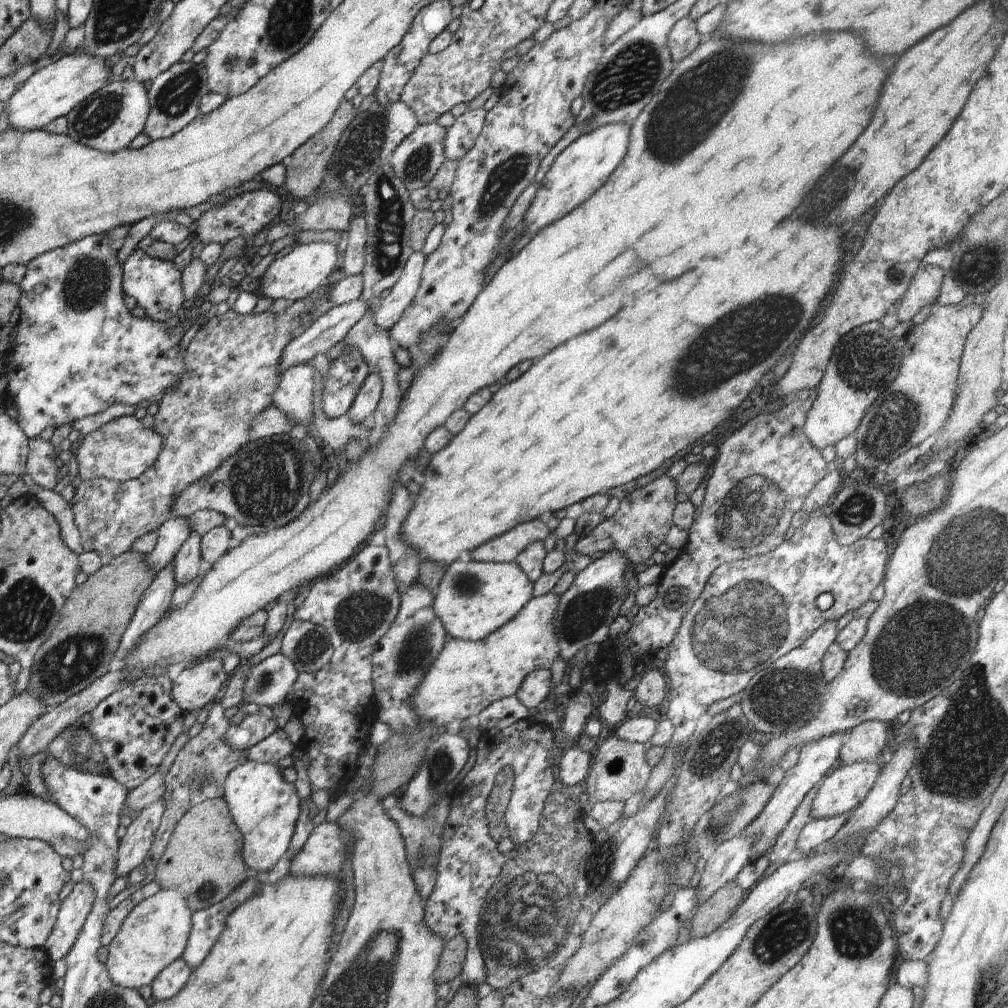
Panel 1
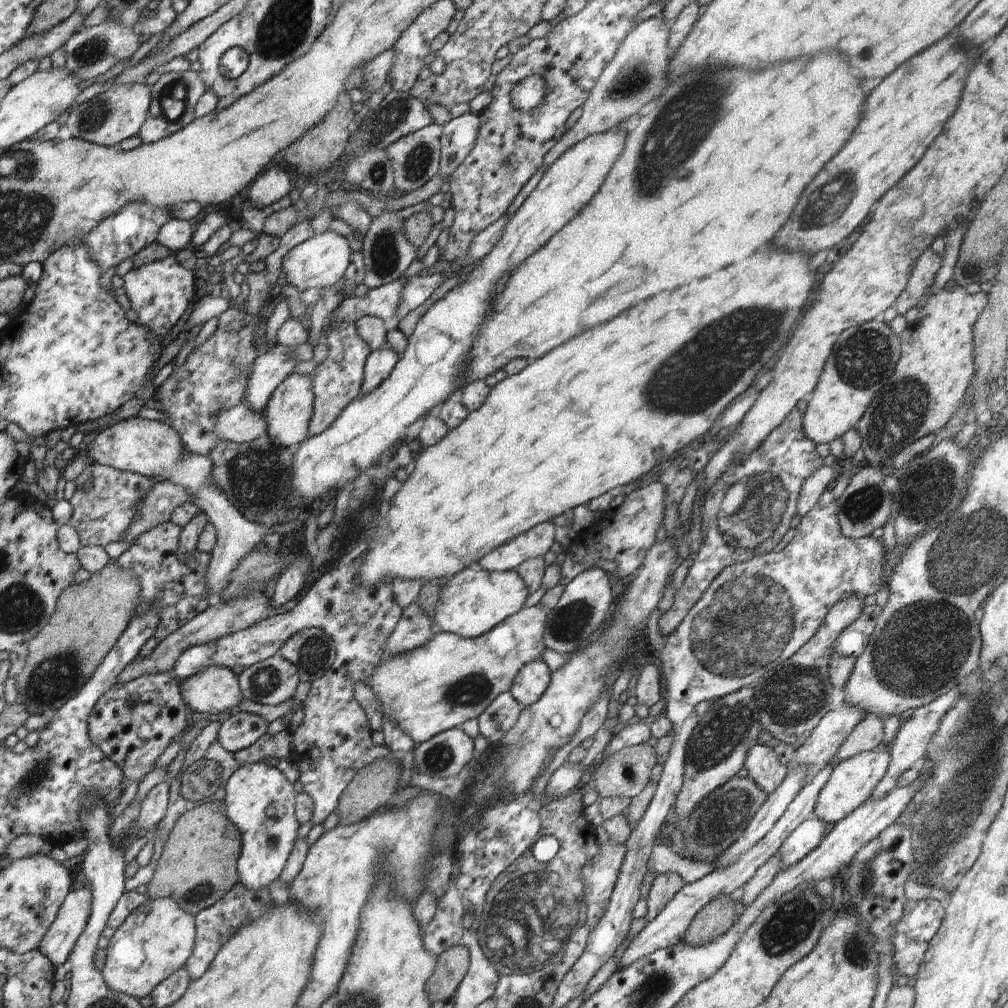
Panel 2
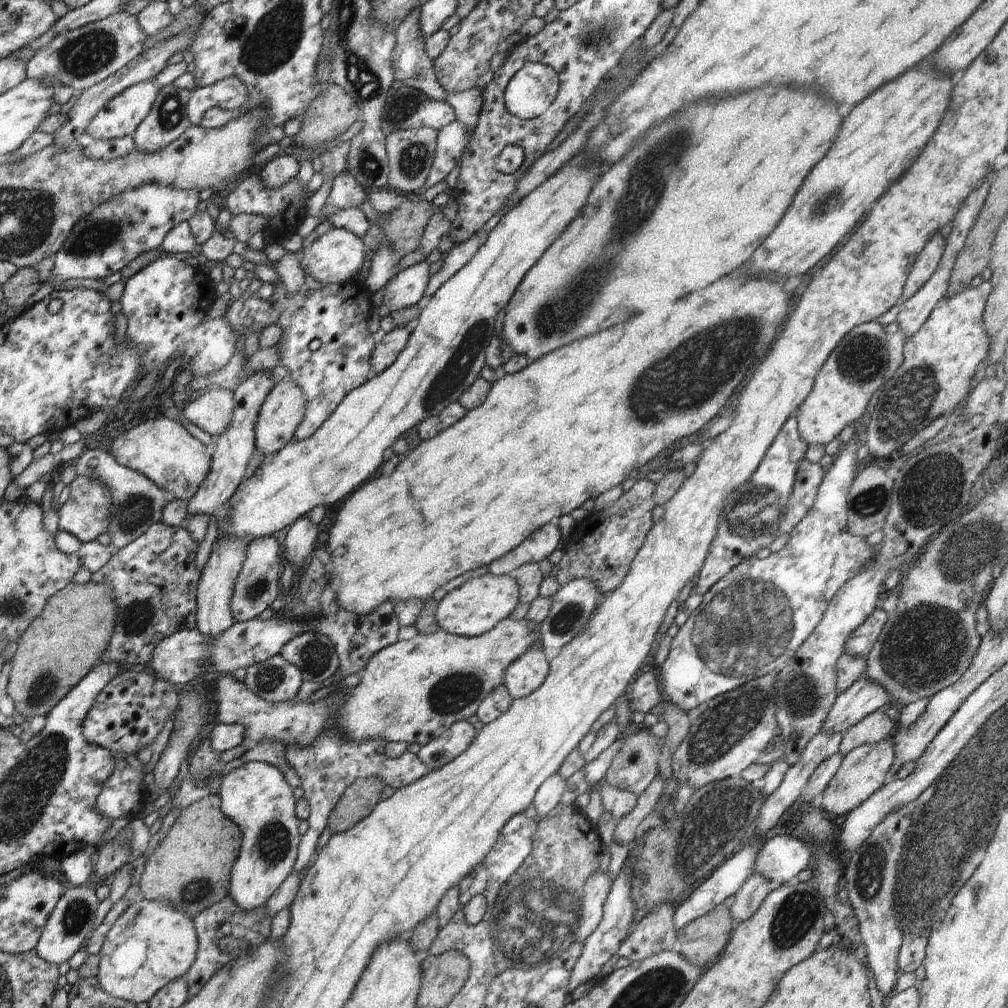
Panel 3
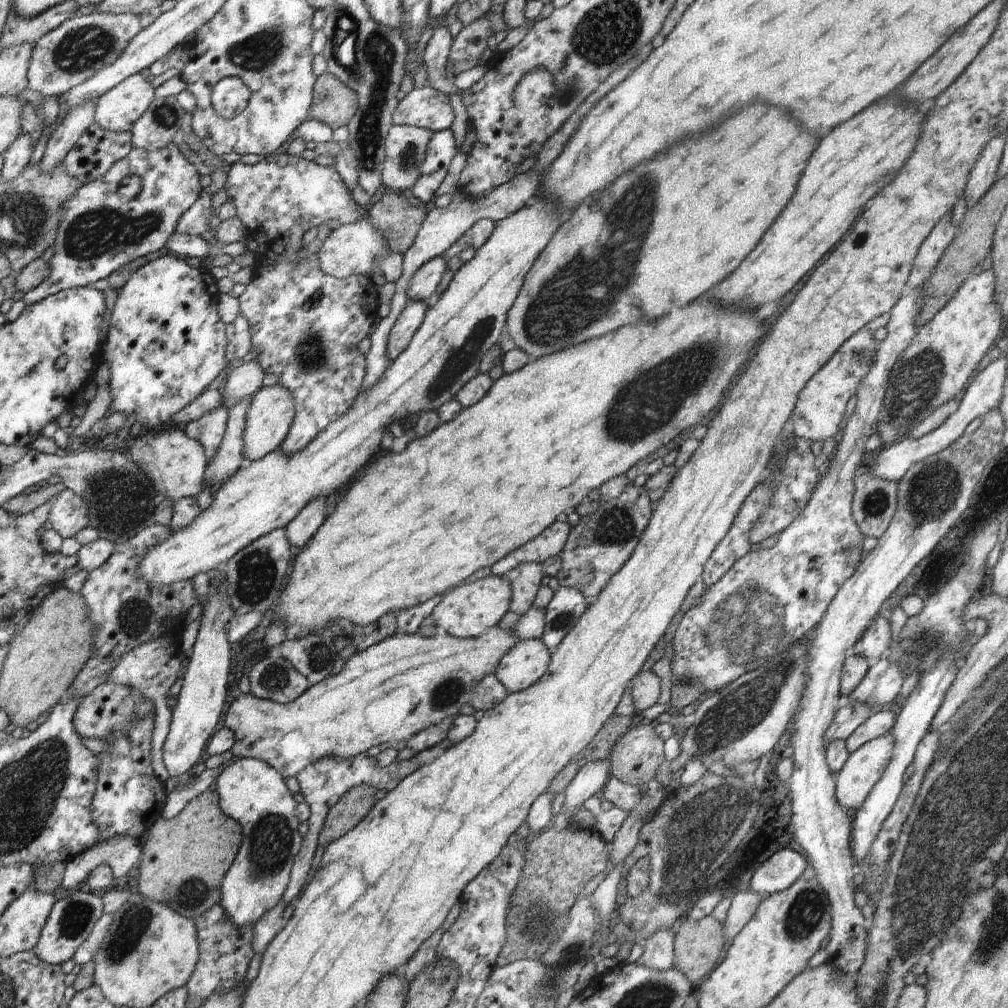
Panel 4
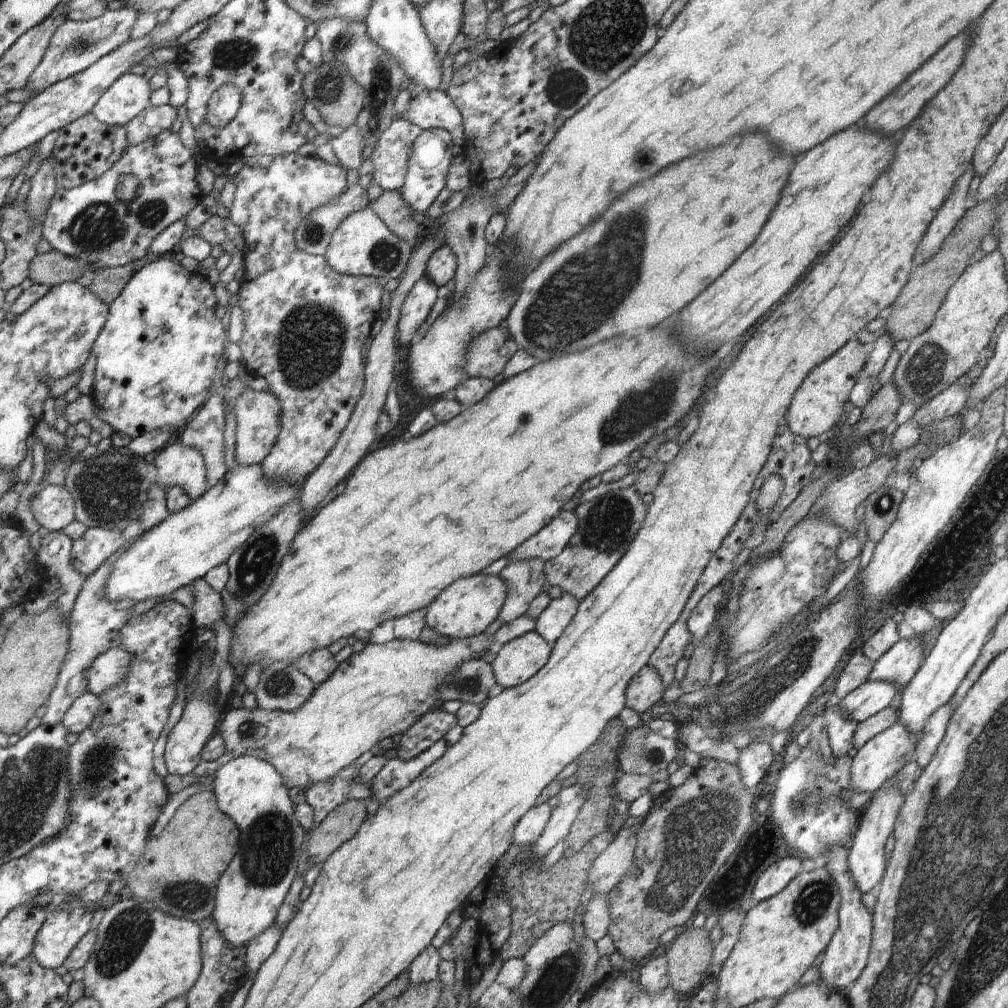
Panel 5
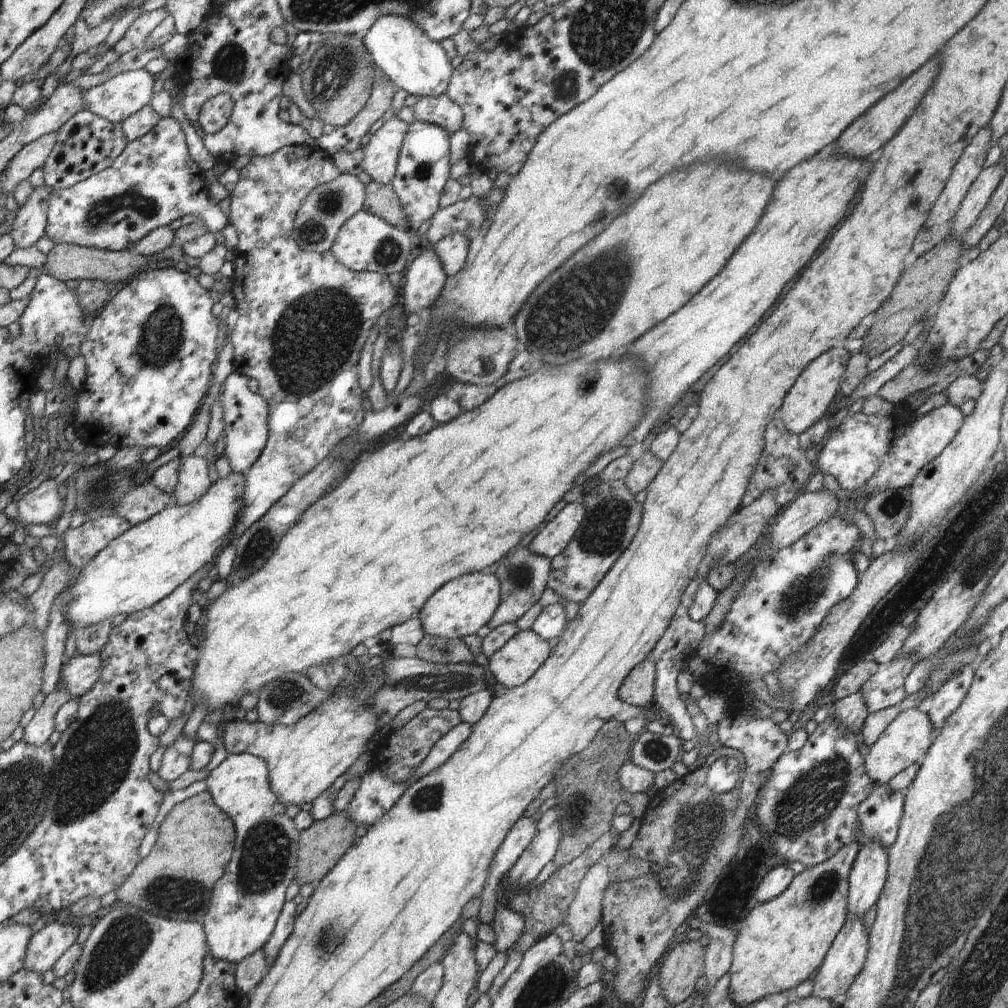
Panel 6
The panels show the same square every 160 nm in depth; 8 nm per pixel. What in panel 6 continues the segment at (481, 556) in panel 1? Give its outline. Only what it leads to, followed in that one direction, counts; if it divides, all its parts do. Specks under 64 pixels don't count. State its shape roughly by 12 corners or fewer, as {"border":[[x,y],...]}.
{"border":[[568,503],[526,547],[555,557],[564,552],[586,509]]}

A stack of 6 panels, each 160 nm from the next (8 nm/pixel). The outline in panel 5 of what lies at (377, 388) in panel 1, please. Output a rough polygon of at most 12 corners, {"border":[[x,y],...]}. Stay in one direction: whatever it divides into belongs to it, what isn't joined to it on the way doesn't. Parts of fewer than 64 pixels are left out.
{"border":[[426,276],[414,283],[399,314],[401,347],[416,340],[436,302]]}

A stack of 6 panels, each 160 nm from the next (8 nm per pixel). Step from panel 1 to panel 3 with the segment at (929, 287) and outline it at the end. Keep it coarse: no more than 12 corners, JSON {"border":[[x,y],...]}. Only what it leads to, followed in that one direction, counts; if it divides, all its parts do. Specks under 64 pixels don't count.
{"border":[[947,239],[926,242],[908,272],[902,300],[912,298],[938,268]]}

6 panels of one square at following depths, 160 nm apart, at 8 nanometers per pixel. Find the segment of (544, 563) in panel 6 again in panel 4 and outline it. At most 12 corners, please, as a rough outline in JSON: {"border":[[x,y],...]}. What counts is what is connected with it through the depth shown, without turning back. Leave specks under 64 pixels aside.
{"border":[[523,563],[505,575],[509,610],[528,612],[542,587],[542,564]]}

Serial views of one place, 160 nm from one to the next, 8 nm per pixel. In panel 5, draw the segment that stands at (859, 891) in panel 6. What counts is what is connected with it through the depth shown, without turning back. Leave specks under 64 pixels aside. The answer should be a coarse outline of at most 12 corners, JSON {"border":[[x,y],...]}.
{"border":[[892,776],[860,814],[848,847],[862,894],[882,880],[884,845],[905,796]]}

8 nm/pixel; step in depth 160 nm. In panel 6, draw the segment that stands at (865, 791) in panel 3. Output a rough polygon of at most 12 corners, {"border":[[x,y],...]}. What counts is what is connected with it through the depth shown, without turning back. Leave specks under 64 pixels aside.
{"border":[[902,711],[865,749],[874,785],[920,762],[932,744],[929,716]]}

